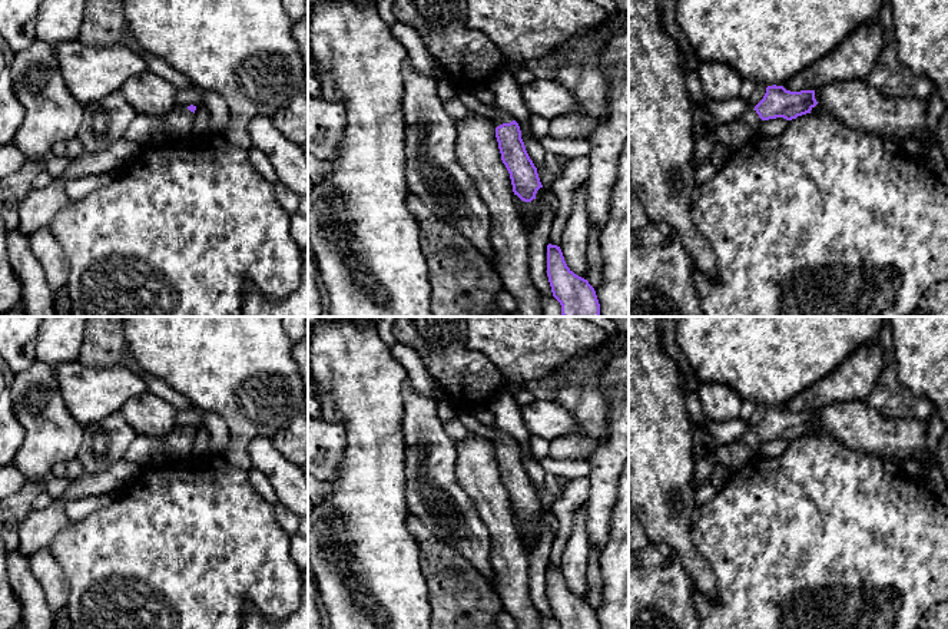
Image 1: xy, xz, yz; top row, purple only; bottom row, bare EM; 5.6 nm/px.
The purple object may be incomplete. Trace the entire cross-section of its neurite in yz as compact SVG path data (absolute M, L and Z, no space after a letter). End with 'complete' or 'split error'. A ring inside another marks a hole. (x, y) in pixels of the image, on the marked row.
M768 86L763 99L756 106L749 105L739 120L717 123L709 136L696 140L695 168L712 158L716 145L725 145L729 152L733 152L759 133L763 120L776 117L792 120L811 113L816 105L815 90L790 92L783 86Z | split error

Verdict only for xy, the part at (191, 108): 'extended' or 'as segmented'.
extended

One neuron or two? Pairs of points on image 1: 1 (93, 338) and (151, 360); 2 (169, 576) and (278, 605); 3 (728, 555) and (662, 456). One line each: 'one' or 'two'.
1: two
2: one
3: two

